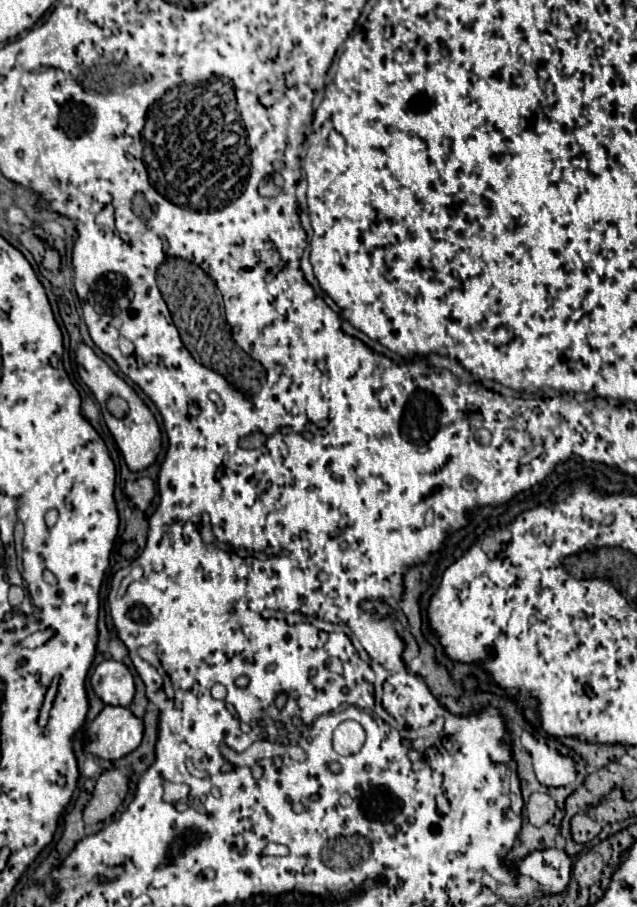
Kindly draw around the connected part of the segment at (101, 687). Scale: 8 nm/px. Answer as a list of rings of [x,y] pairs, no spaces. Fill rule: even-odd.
[[[104,660],[98,664],[90,682],[102,702],[112,706],[130,706],[136,692],[132,672],[126,668],[126,664],[116,660]]]

